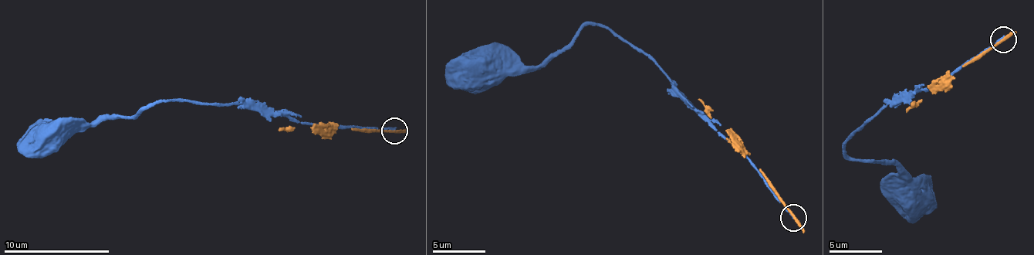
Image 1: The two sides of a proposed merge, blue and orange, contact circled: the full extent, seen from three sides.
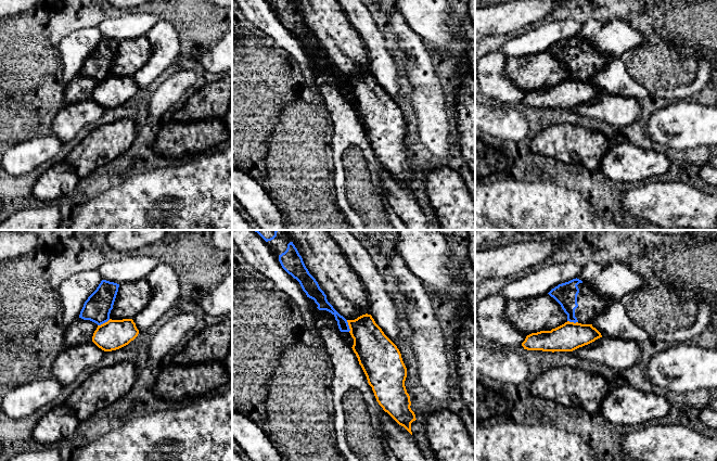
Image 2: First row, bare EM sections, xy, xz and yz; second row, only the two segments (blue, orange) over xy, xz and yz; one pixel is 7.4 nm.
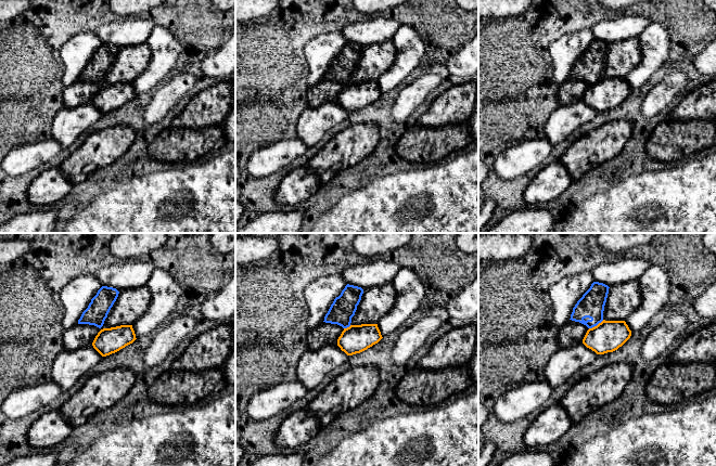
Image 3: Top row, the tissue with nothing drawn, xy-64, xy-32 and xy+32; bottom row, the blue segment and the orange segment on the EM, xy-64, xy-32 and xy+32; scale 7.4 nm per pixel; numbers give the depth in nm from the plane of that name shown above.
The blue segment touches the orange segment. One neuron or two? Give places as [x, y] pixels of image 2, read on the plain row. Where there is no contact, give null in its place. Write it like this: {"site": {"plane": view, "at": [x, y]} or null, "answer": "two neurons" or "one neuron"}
{"site": {"plane": "xy", "at": [103, 79]}, "answer": "two neurons"}

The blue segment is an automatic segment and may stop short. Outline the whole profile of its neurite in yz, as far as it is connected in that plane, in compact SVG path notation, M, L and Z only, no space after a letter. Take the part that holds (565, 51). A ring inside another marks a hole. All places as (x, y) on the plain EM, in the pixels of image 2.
M577 35L559 41L548 51L561 62L567 78L581 81L591 81L613 60Z

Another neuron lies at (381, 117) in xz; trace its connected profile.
M366 71L355 77L347 77L347 79L350 86L349 90L354 95L351 105L358 115L369 142L372 144L376 158L385 169L412 192L411 180L417 176L410 165L410 153L405 143L407 125L399 106L384 91L371 72Z

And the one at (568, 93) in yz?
M565 79L551 88L540 88L526 93L524 106L542 108L573 108L602 94L592 81Z

